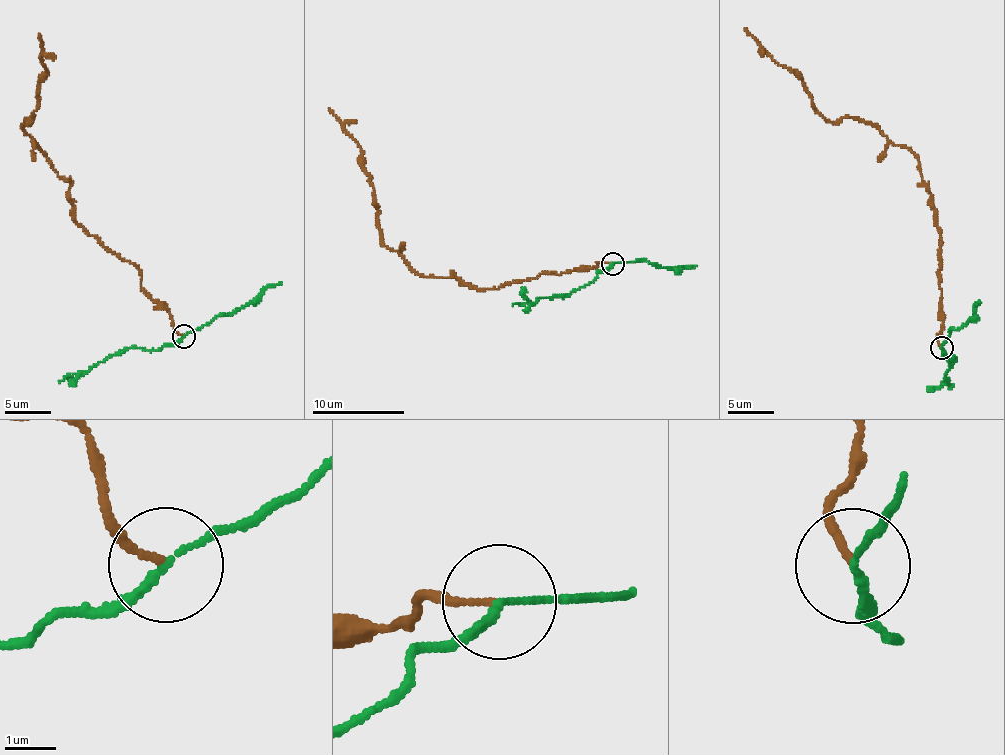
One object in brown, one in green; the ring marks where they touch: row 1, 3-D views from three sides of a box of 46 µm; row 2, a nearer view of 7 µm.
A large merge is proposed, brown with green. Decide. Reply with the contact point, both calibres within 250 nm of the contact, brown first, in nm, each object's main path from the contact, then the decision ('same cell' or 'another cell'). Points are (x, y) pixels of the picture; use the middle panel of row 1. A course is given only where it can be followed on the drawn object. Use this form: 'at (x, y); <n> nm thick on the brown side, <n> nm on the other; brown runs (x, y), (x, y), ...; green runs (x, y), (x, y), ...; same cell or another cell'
at (612, 263); 120 nm thick on the brown side, 130 nm on the other; brown runs (611, 263), (513, 280), (497, 289), (423, 277), (380, 236), (375, 195), (363, 168), (361, 149), (329, 108); green runs (613, 263), (593, 280), (565, 294), (540, 297), (531, 303), (522, 287); another cell

